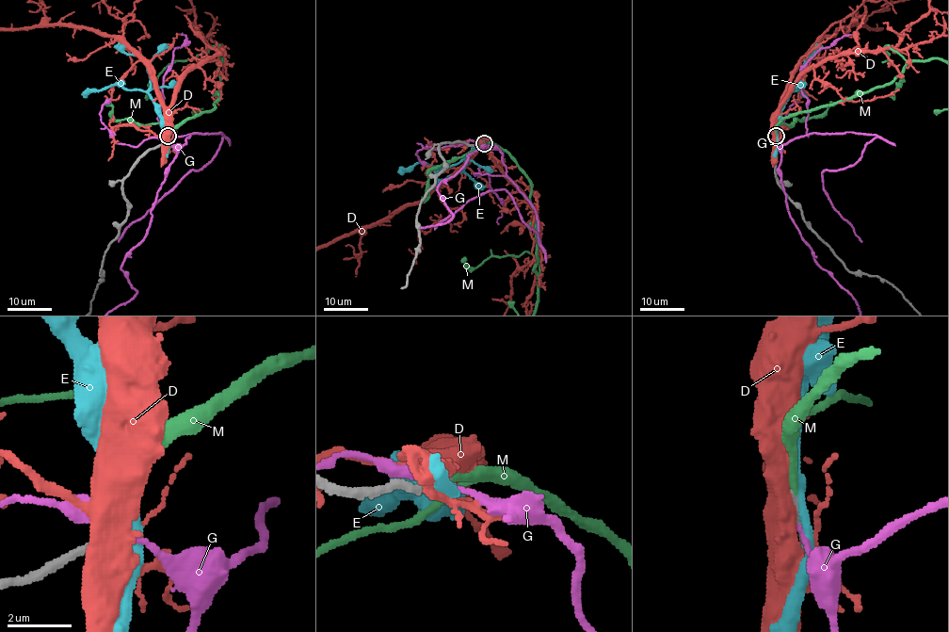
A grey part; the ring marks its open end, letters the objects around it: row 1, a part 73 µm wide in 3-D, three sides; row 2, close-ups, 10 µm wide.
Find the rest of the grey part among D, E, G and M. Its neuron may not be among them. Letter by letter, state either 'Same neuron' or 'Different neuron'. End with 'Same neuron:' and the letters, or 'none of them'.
D: Different neuron
E: Different neuron
G: Different neuron
M: Same neuron
Same neuron: M

